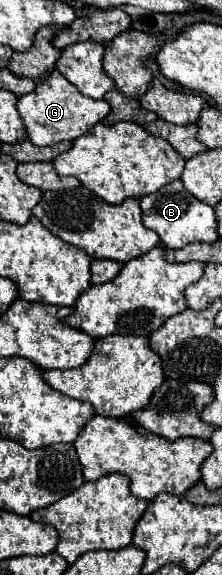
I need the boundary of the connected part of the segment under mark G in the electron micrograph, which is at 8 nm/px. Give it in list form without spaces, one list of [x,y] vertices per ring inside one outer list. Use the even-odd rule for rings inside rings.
[[[55,70],[45,82],[39,82],[31,94],[19,98],[17,110],[25,122],[29,140],[37,146],[51,146],[63,140],[75,140],[85,134],[91,126],[95,126],[109,114],[109,104],[105,100],[91,100],[89,96],[83,96],[69,80],[65,80]]]

